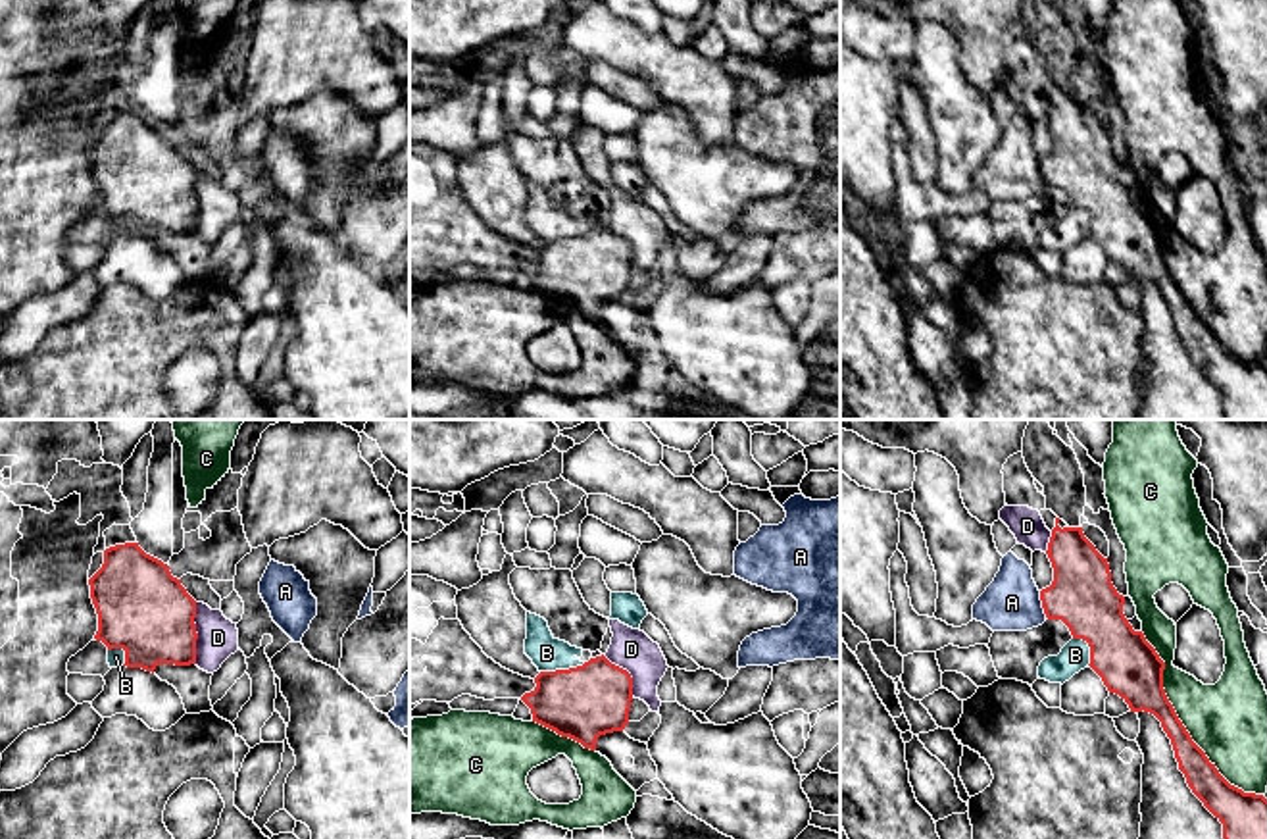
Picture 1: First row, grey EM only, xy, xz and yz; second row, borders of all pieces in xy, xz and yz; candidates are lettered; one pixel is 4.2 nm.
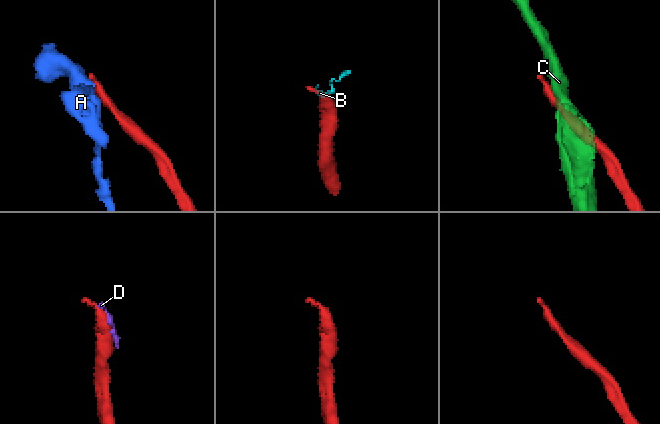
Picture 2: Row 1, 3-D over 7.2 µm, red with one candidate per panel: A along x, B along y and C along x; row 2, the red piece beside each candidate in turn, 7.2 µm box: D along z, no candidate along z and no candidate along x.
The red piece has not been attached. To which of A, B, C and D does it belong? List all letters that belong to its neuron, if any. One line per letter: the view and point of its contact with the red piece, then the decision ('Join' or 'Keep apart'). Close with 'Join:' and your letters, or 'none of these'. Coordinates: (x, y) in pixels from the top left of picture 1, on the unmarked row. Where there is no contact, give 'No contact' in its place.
A: Touches red at yz (1043, 174). Keep apart
B: Touches red at xz (562, 239). Keep apart
C: Touches red at yz (1181, 293). Keep apart
D: Touches red at xy (197, 203). Keep apart
Join: none of these

